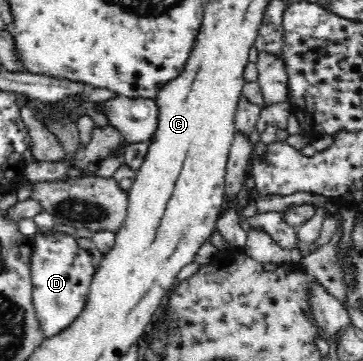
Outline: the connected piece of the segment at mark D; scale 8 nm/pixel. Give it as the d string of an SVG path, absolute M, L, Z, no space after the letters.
M40 230L30 239L32 303L42 331L50 337L64 331L84 311L93 277L100 270L104 254L95 246L80 248L77 238L68 232Z

